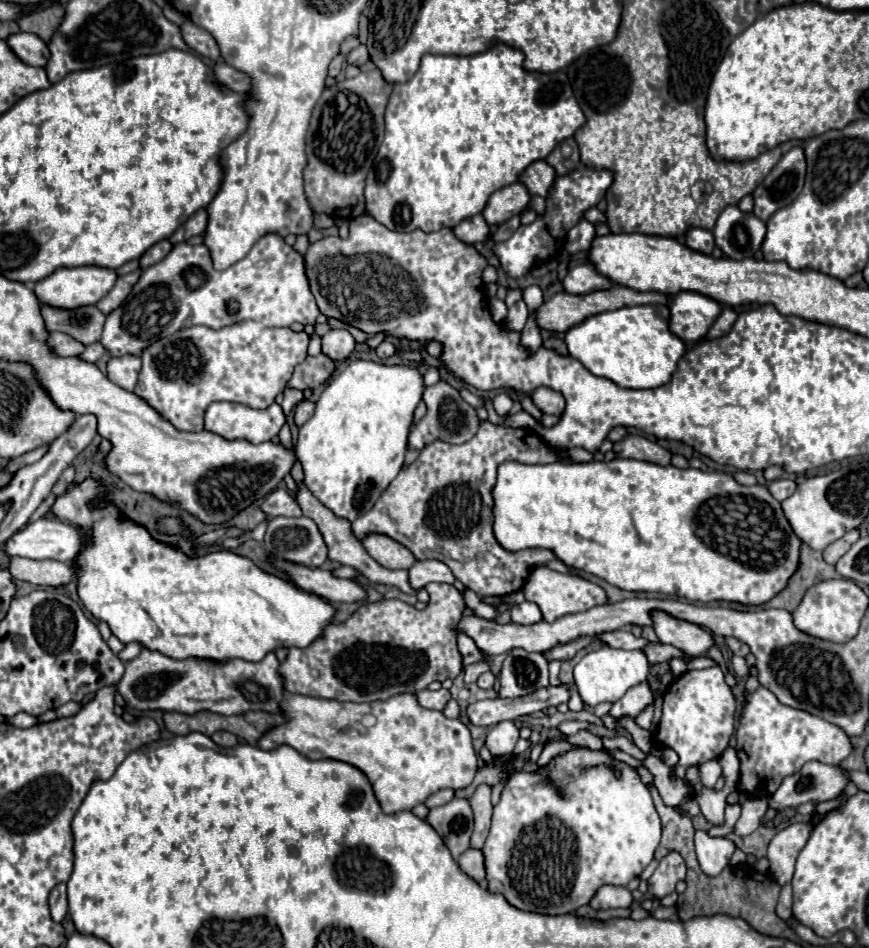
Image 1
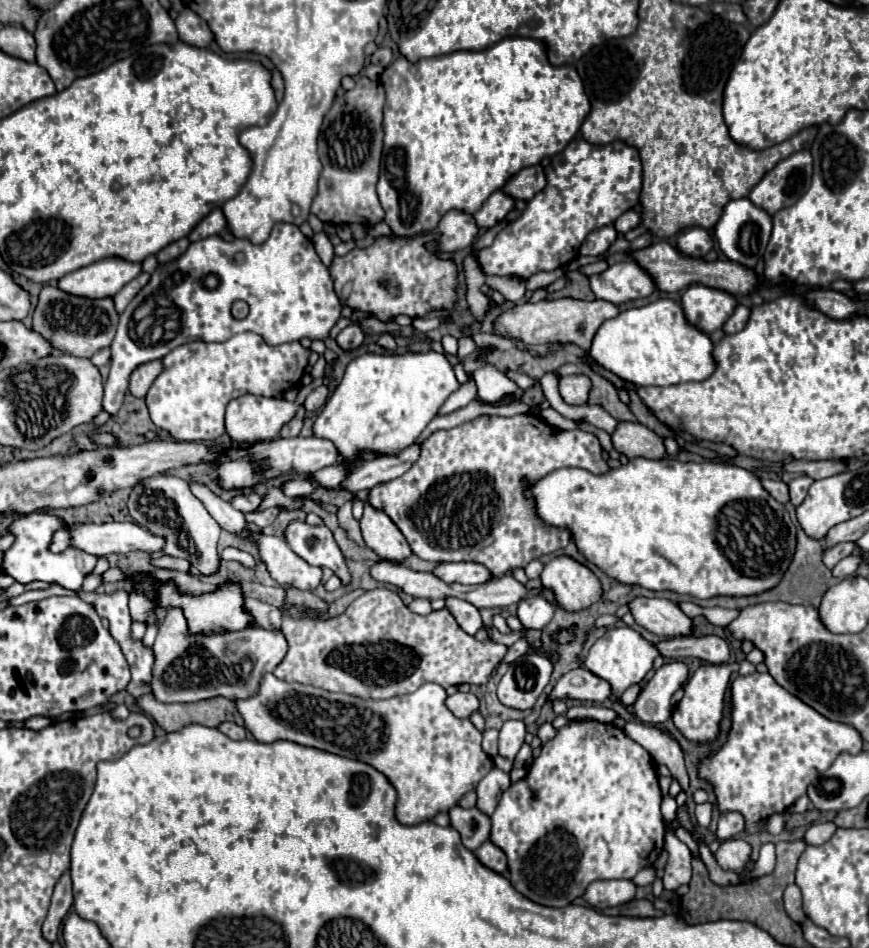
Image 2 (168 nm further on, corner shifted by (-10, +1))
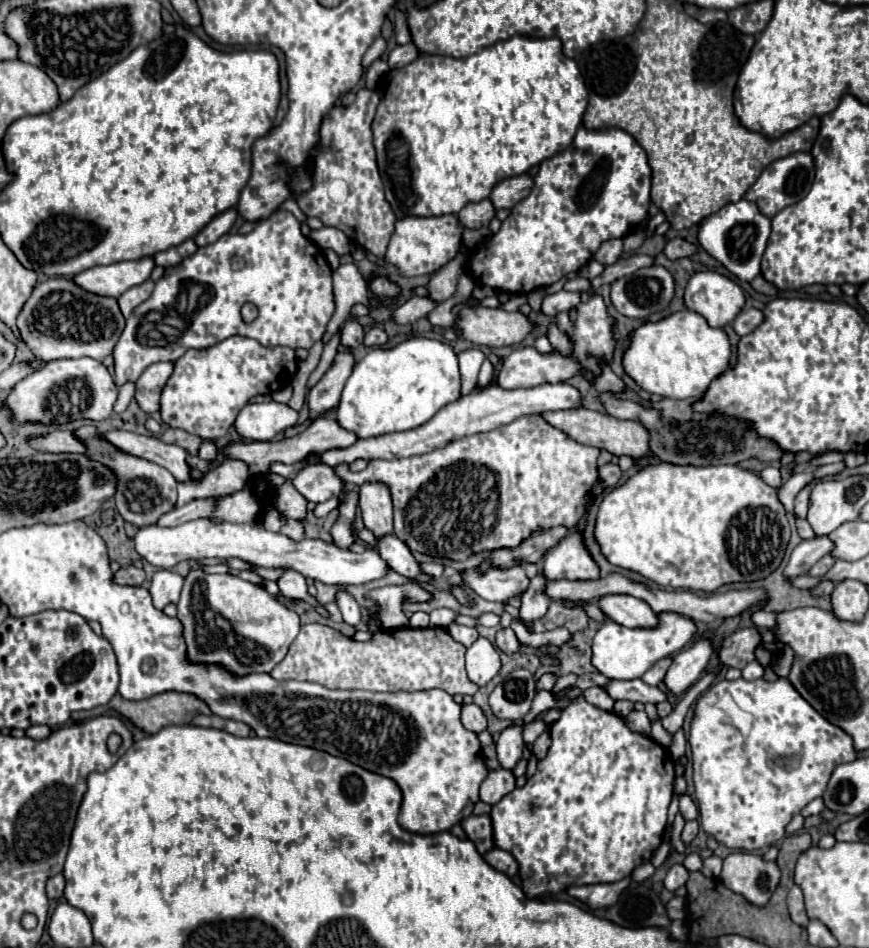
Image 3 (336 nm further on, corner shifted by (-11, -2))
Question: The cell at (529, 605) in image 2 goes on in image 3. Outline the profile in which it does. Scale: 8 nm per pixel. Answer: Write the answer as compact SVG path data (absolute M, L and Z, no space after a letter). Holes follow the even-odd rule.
M539 573L535 579L531 579L527 591L521 595L521 607L519 607L519 615L525 623L533 623L537 619L541 619L547 609L549 609L549 599L543 595L543 575Z

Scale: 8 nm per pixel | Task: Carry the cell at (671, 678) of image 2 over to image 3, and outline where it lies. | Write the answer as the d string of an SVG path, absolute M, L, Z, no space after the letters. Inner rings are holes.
M701 639L689 649L679 651L673 657L673 663L663 679L667 691L675 697L683 695L701 677L709 657L711 657L711 643L707 639Z

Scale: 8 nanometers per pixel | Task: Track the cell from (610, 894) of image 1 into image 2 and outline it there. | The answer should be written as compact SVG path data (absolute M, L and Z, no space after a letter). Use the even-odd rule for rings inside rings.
M596 880L586 888L584 900L596 910L604 910L630 902L634 892L636 886L632 880Z

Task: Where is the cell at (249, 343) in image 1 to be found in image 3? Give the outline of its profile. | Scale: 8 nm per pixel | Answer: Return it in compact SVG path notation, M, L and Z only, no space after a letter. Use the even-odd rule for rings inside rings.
M231 337L217 347L187 349L173 365L173 375L165 383L159 401L161 419L169 427L183 429L203 441L217 441L233 427L235 415L249 399L271 395L291 385L297 373L297 357L291 347L263 347L249 337Z

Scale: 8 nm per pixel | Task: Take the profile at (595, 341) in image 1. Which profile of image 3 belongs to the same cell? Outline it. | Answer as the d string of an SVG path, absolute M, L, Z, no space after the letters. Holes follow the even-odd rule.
M683 309L679 313L671 313L661 321L645 321L629 335L629 347L623 353L623 369L625 373L647 393L657 393L669 399L697 399L709 387L709 383L729 367L731 345L727 333L723 329L713 329L707 321L695 311Z

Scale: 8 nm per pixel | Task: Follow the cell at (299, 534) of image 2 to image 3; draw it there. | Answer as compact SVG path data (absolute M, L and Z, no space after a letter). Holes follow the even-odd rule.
M345 589L337 591L337 605L339 605L341 613L343 613L345 623L349 623L351 627L359 627L359 623L361 623L361 607L357 605L355 597L349 591L345 591Z

